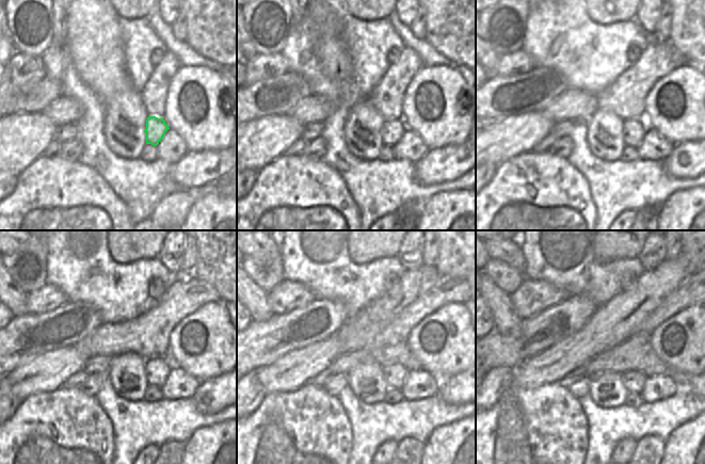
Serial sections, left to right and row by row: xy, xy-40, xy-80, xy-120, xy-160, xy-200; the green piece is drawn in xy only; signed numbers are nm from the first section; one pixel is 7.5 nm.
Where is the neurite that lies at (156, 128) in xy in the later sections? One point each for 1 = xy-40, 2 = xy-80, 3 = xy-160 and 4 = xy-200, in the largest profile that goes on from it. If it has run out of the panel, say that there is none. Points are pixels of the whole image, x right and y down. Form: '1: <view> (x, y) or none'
1: xy-40 (393, 130)
2: xy-80 (634, 130)
3: xy-160 (395, 376)
4: xy-200 (634, 381)

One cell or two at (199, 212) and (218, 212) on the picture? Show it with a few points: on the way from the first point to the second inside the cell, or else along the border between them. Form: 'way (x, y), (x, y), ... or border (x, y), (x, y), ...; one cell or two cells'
way (204, 212), (213, 212); one cell

